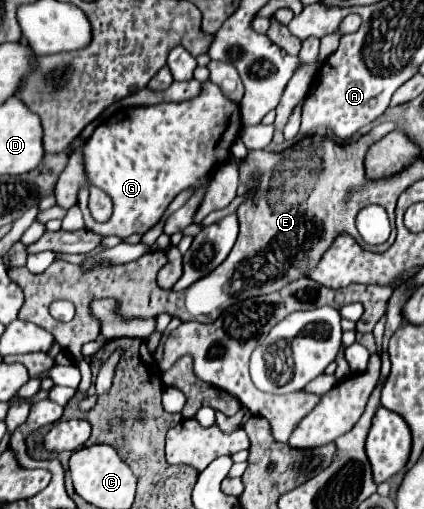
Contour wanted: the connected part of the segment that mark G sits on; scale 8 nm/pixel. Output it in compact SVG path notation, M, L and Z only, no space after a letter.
M205 80L201 82L201 92L195 98L183 100L183 102L163 102L155 106L131 106L131 108L121 108L113 120L105 118L95 132L87 138L83 144L85 152L85 174L87 182L91 186L97 186L111 194L113 200L113 216L109 222L99 224L91 218L87 200L89 200L89 190L83 186L77 194L77 204L83 212L85 218L85 228L93 230L95 234L101 236L119 236L127 238L131 234L145 234L151 230L165 214L167 206L173 202L173 198L191 188L199 190L201 186L207 184L209 176L229 160L229 150L235 138L241 132L241 116L239 116L239 104L231 102L229 98L223 96L219 86L213 82Z

